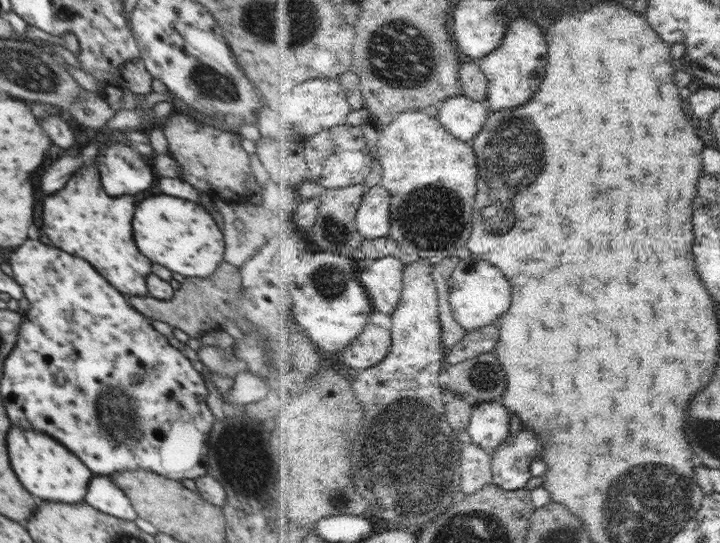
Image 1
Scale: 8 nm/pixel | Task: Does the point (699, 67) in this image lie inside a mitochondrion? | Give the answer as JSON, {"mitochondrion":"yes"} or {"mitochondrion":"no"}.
{"mitochondrion":"no"}

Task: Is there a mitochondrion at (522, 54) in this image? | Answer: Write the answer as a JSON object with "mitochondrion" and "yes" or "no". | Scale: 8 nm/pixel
{"mitochondrion":"no"}

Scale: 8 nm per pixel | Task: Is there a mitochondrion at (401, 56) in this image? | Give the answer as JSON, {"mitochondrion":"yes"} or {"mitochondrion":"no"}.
{"mitochondrion":"yes"}

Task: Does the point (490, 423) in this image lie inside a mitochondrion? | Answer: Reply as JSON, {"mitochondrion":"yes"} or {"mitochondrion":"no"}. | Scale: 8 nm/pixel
{"mitochondrion":"no"}

